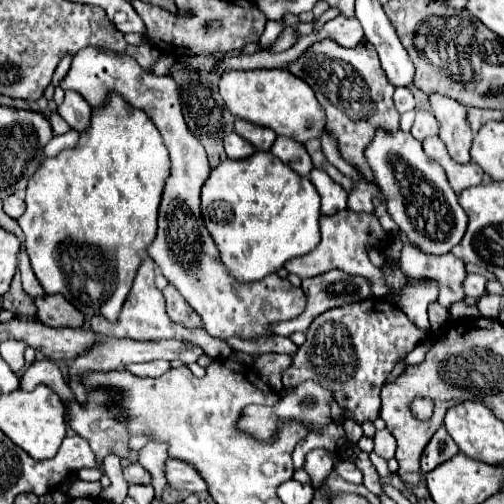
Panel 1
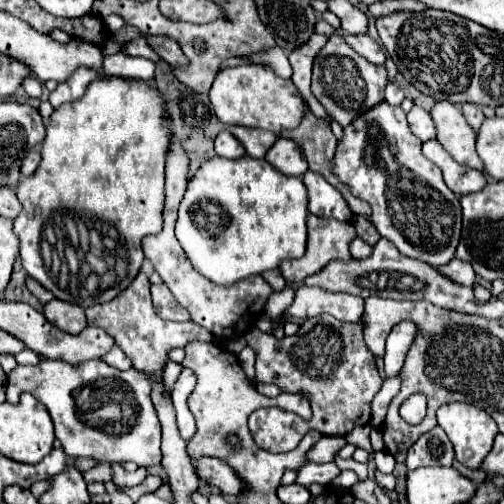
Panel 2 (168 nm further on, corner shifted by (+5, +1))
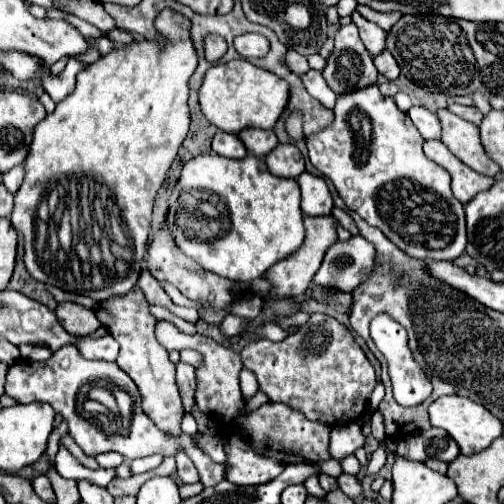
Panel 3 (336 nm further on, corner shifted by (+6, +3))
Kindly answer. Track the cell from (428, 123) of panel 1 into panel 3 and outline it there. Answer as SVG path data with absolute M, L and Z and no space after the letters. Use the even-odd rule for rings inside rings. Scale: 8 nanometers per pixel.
M412 106L408 116L424 140L438 140L440 138L440 120L434 112L430 112L422 106Z

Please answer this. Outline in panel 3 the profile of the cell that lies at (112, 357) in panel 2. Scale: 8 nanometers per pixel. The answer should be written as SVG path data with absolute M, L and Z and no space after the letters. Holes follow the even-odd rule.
M106 334L102 338L78 338L76 344L78 352L84 356L84 358L94 358L94 360L108 360L108 362L114 362L116 356L118 356L118 342Z

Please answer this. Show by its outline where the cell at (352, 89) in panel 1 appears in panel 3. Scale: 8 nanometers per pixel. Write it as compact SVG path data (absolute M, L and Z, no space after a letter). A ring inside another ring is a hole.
M356 24L342 26L334 34L334 44L334 52L322 74L336 94L354 92L356 88L376 82L376 66L372 64L372 56L358 36Z

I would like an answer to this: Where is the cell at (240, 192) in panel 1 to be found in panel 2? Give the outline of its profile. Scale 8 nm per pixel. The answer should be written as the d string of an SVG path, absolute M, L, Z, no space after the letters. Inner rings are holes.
M223 130L215 138L215 152L219 156L207 160L195 176L187 184L187 192L179 206L179 220L177 220L177 240L181 242L183 250L191 258L193 266L205 274L205 278L221 284L231 286L233 282L245 280L249 276L263 274L267 270L275 270L283 260L301 258L307 246L307 190L301 178L285 176L277 168L273 168L263 158L243 156L245 148L241 142L227 130Z

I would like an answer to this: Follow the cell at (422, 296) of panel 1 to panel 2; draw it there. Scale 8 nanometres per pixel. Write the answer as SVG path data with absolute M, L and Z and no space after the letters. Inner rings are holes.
M403 320L393 326L391 334L387 336L387 348L385 348L385 374L387 378L395 376L405 360L405 354L409 352L409 346L413 344L413 338L417 336L417 324Z

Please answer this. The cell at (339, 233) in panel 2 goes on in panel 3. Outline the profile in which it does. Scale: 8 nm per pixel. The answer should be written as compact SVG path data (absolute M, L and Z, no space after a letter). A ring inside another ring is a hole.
M304 216L304 228L306 228L306 238L304 238L302 246L300 246L292 256L280 260L278 264L274 264L274 266L264 274L264 278L272 284L270 294L264 298L266 302L282 300L282 298L294 298L294 296L304 294L304 292L308 290L308 286L312 284L312 278L314 278L316 270L318 270L320 264L322 264L324 252L328 250L330 244L334 244L334 242L338 240L334 216L318 216L318 218Z

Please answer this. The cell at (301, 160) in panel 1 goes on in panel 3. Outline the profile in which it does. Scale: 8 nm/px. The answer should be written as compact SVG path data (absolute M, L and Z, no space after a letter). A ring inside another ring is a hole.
M278 144L266 156L266 166L274 176L298 178L304 172L304 158L294 144Z

